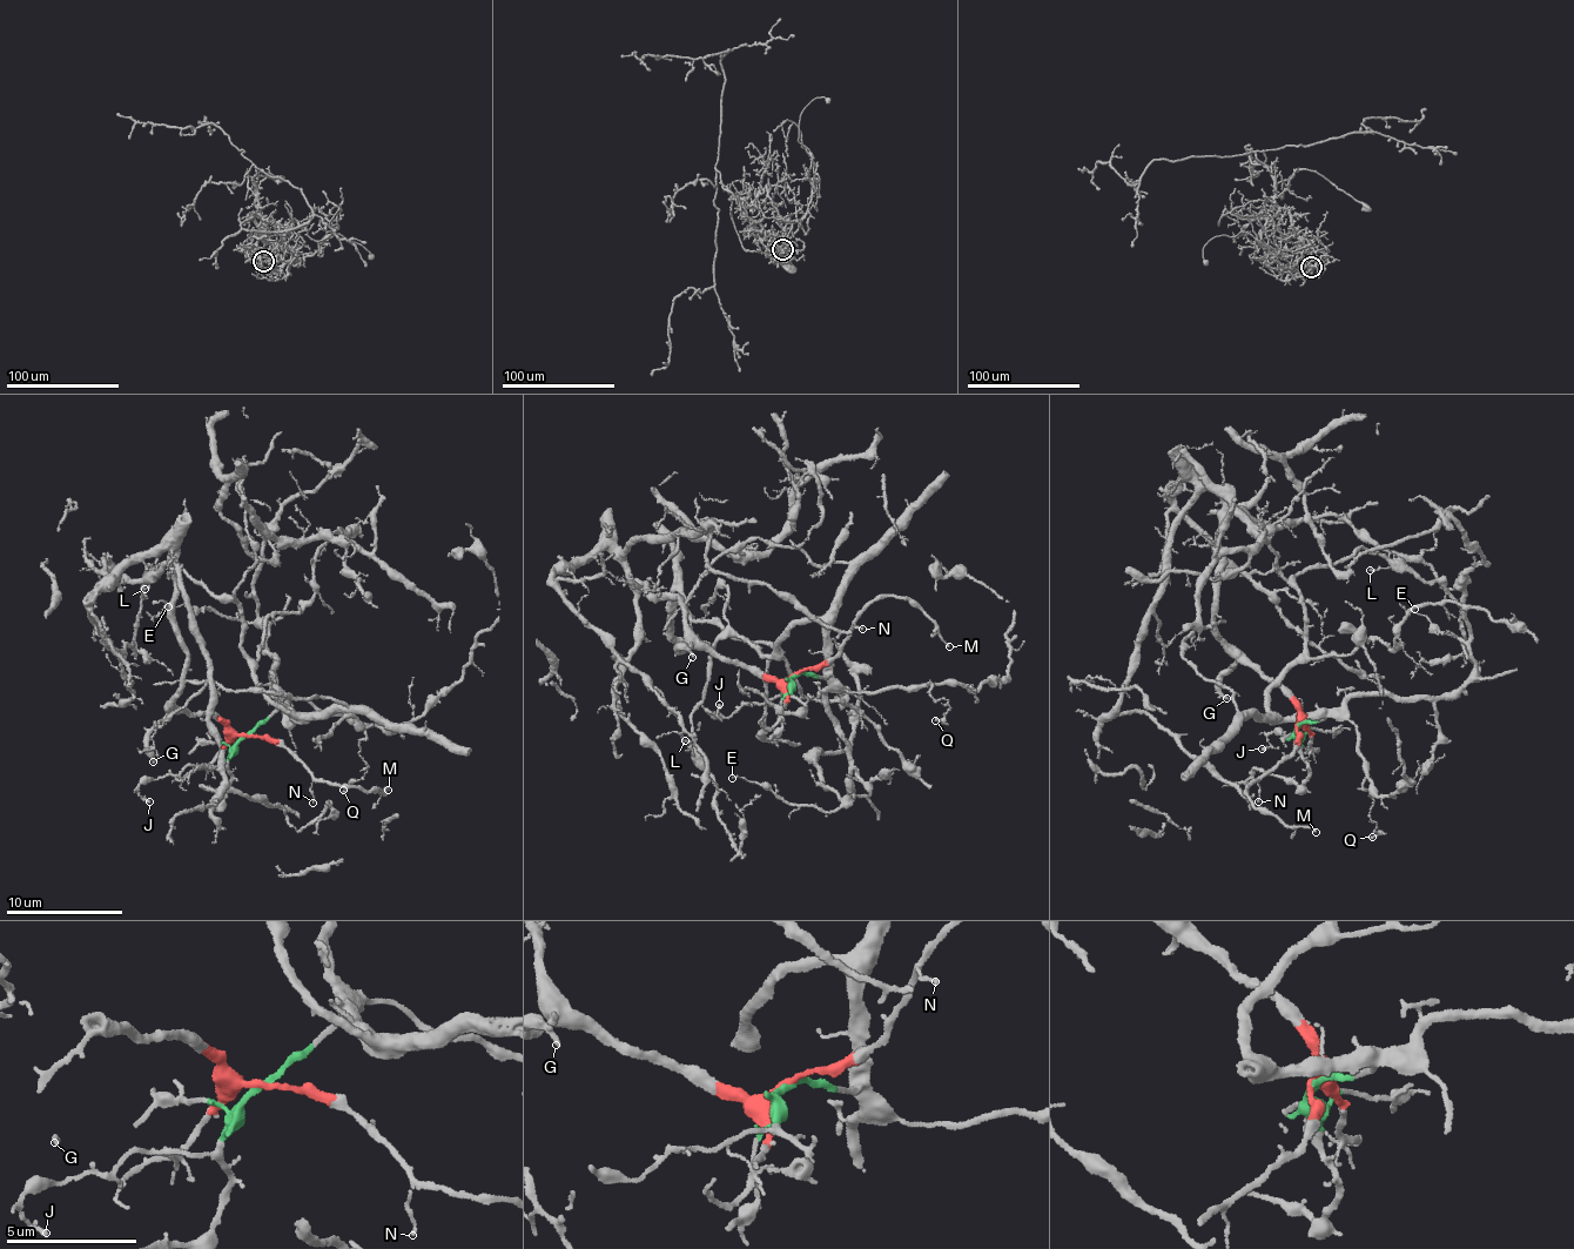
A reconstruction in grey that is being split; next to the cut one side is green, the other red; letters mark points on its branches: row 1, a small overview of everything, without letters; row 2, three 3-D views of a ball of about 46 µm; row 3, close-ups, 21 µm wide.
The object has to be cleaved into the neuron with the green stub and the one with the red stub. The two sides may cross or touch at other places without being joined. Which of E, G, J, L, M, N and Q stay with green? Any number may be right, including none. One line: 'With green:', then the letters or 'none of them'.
With green: E, J, L, Q

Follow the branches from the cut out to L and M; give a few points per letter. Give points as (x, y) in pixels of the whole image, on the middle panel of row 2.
L: (795, 673), (828, 670), (818, 622), (771, 655), (715, 640), (695, 752), (685, 739)
M: (795, 673), (821, 664), (840, 650), (853, 619), (886, 596), (907, 598), (949, 646)

